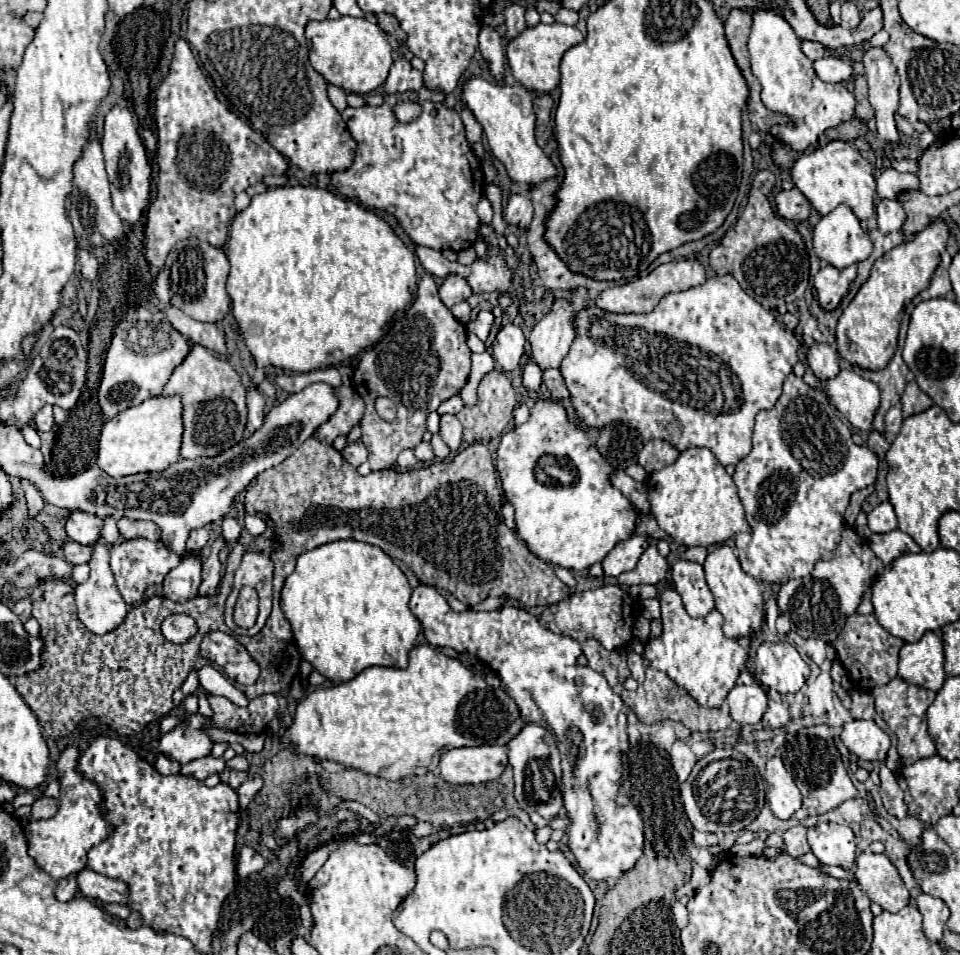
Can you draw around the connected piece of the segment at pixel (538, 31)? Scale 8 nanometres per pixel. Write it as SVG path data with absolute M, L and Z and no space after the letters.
M539 22L533 28L527 26L523 32L519 32L515 38L507 42L507 62L509 62L513 78L535 94L551 92L559 84L559 62L563 54L571 46L581 44L583 40L585 36L575 26L567 26L559 22L553 22L553 24Z

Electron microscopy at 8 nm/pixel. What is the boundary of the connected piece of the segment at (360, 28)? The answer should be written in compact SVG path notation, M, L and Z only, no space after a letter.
M341 16L337 20L311 20L305 28L307 44L311 40L309 62L311 66L333 86L343 88L353 94L369 94L377 90L393 64L393 48L387 40L387 34L381 28L365 18Z

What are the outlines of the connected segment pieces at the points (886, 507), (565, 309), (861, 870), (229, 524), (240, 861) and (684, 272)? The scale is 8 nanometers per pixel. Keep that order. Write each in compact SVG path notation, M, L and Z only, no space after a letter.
M881 502L879 506L875 506L867 518L869 518L871 532L875 532L875 534L885 534L885 532L891 532L897 528L897 516L889 502Z
M585 288L571 290L571 300L559 298L553 302L551 312L547 312L533 328L529 344L533 348L533 358L541 370L559 368L561 360L569 352L569 346L575 338L575 312L587 308L589 294Z
M861 852L853 868L855 880L861 890L887 912L899 912L909 904L909 892L885 854Z
M225 518L225 520L223 520L223 538L225 538L227 542L237 542L241 531L242 527L236 519Z
M243 846L237 858L237 874L239 878L247 878L253 872L261 872L265 866L265 858L249 846Z
M675 260L675 262L669 262L669 264L657 266L647 276L625 282L621 286L607 288L605 292L601 292L601 296L595 300L595 304L605 312L615 312L615 314L647 314L659 304L659 300L665 294L689 290L689 288L695 288L703 282L705 282L705 268L697 260Z

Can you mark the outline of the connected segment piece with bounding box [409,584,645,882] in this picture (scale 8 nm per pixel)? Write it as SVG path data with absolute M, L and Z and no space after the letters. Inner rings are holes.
M417 586L409 600L409 608L415 618L423 626L423 634L427 642L435 648L449 646L453 650L469 652L479 660L487 662L499 676L501 688L517 702L521 710L521 718L529 722L529 704L537 704L541 718L547 728L555 734L559 752L561 752L561 768L563 768L563 798L565 810L569 812L569 848L575 854L579 866L593 880L617 880L623 872L627 872L641 856L643 846L643 816L635 806L619 806L615 802L617 790L621 784L623 762L621 756L629 750L627 742L627 714L623 700L611 690L605 676L591 670L589 666L579 666L575 660L581 654L581 644L569 636L555 634L543 628L533 614L523 608L505 604L493 612L453 612L447 600L433 586ZM595 708L603 712L603 720L595 720Z

